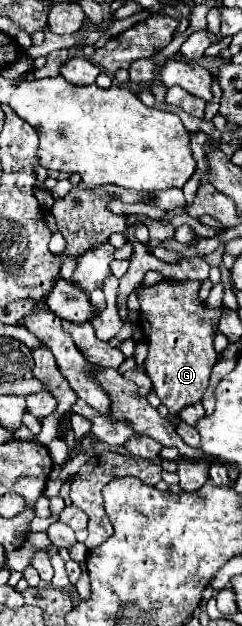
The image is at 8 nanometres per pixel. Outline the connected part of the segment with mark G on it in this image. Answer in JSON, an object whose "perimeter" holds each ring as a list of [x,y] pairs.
{"perimeter":[[[162,280],[136,290],[140,300],[140,326],[144,336],[148,336],[150,348],[144,366],[152,378],[156,396],[172,416],[202,398],[210,370],[218,360],[212,340],[218,330],[222,308],[210,310],[204,302],[200,302],[200,284],[202,282],[198,280]]]}

